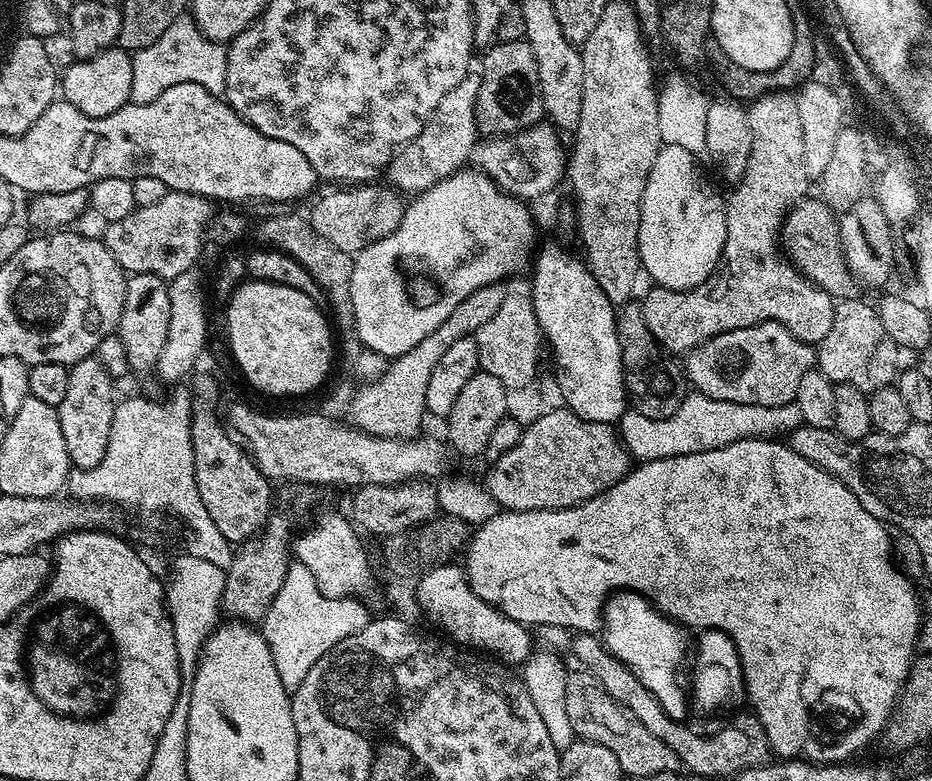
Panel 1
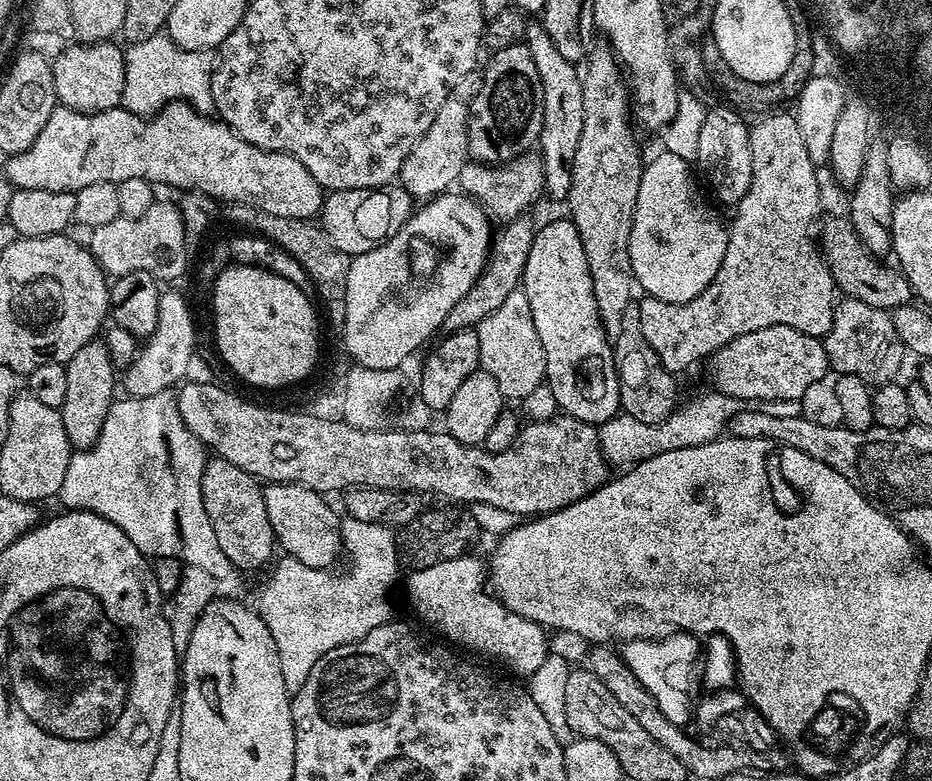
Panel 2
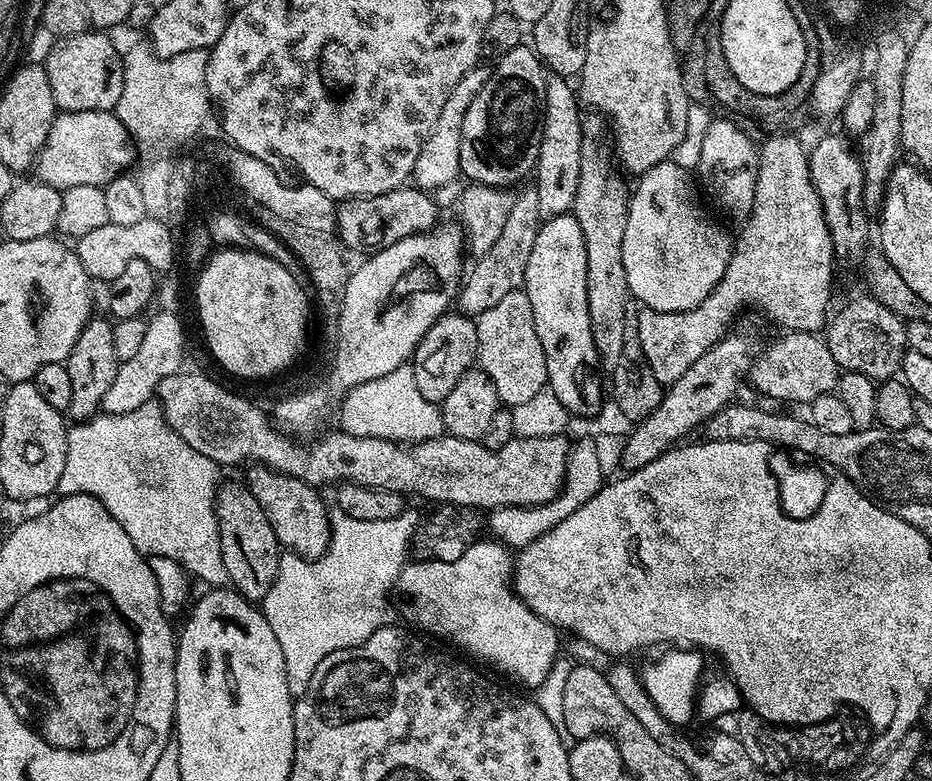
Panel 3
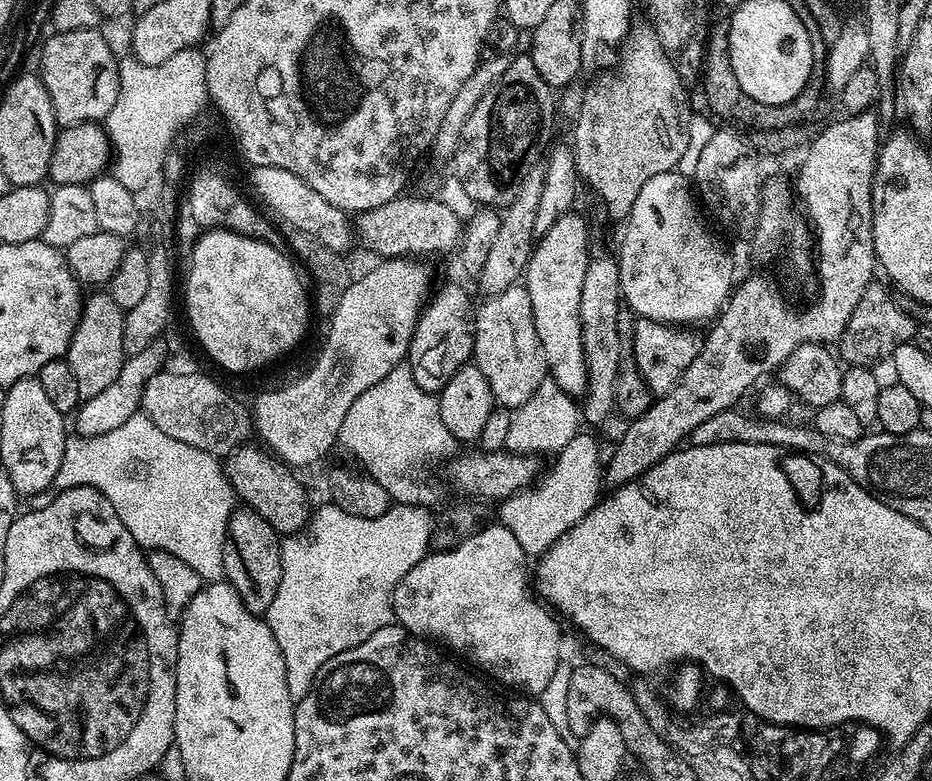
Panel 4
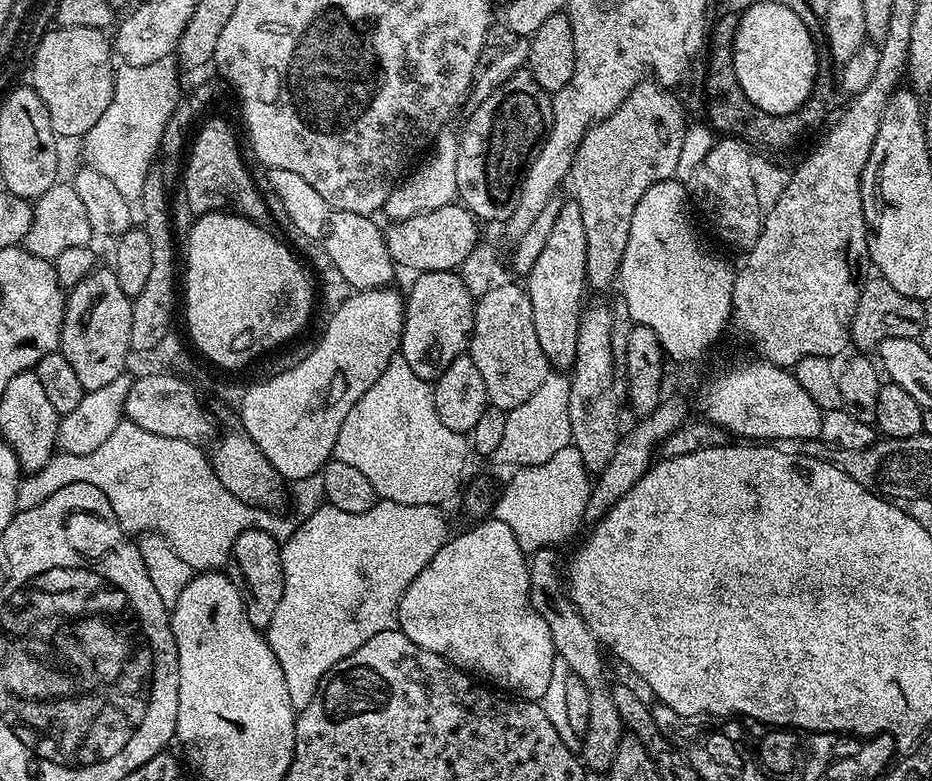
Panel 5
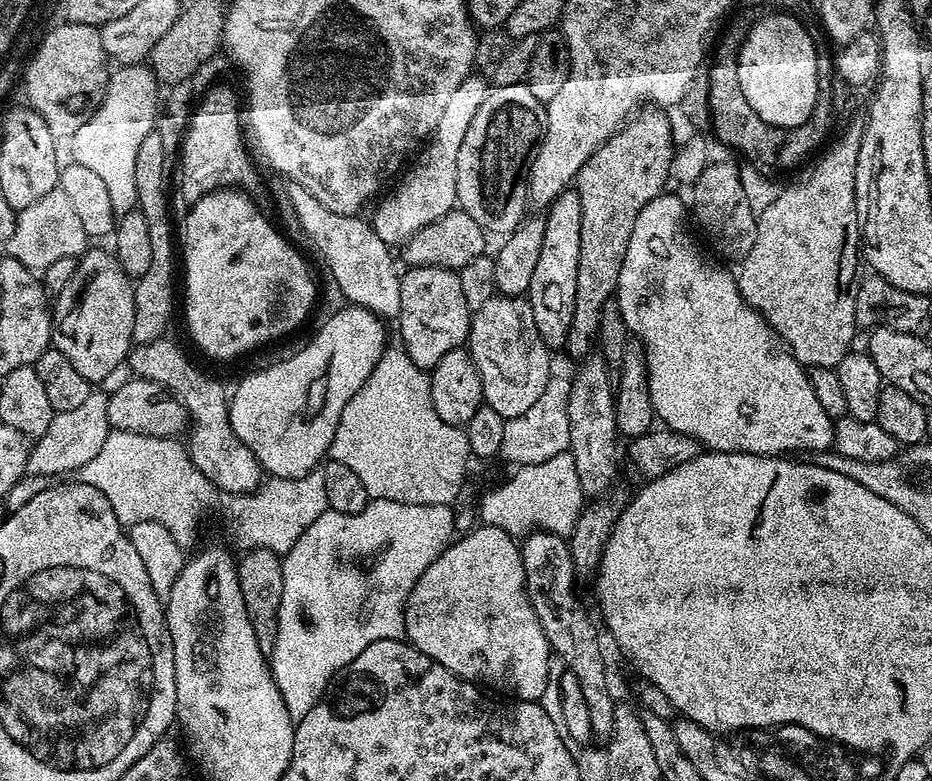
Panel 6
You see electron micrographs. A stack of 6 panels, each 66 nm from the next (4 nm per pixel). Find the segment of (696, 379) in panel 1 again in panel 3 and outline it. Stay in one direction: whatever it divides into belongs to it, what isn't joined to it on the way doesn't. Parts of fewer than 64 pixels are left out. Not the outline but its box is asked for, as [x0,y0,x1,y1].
[750,332,841,405]

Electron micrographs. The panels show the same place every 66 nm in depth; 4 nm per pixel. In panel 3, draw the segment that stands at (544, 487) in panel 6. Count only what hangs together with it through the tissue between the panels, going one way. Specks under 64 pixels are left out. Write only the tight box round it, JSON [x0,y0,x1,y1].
[494,438,606,550]

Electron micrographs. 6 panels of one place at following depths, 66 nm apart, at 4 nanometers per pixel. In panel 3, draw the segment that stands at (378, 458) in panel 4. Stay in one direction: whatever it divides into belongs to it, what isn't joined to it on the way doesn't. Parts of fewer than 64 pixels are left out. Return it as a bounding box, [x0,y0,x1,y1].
[338,363,445,445]

